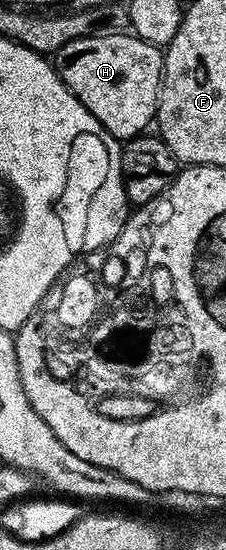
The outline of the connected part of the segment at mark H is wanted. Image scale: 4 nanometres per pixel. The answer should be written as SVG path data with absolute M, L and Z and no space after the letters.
M91 33L82 39L73 39L61 49L53 52L54 69L62 79L62 84L78 98L80 105L100 121L102 130L111 139L125 141L143 134L146 127L155 122L158 114L158 91L162 88L163 52L133 33L112 35L109 33Z

